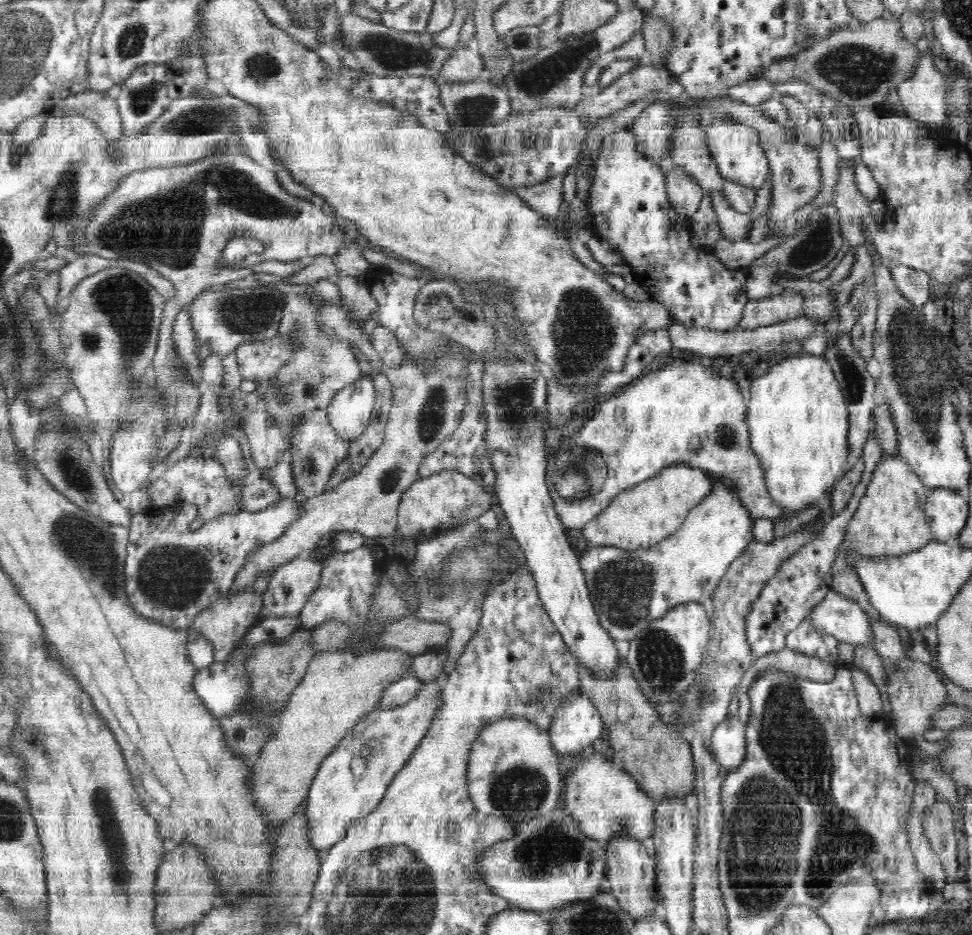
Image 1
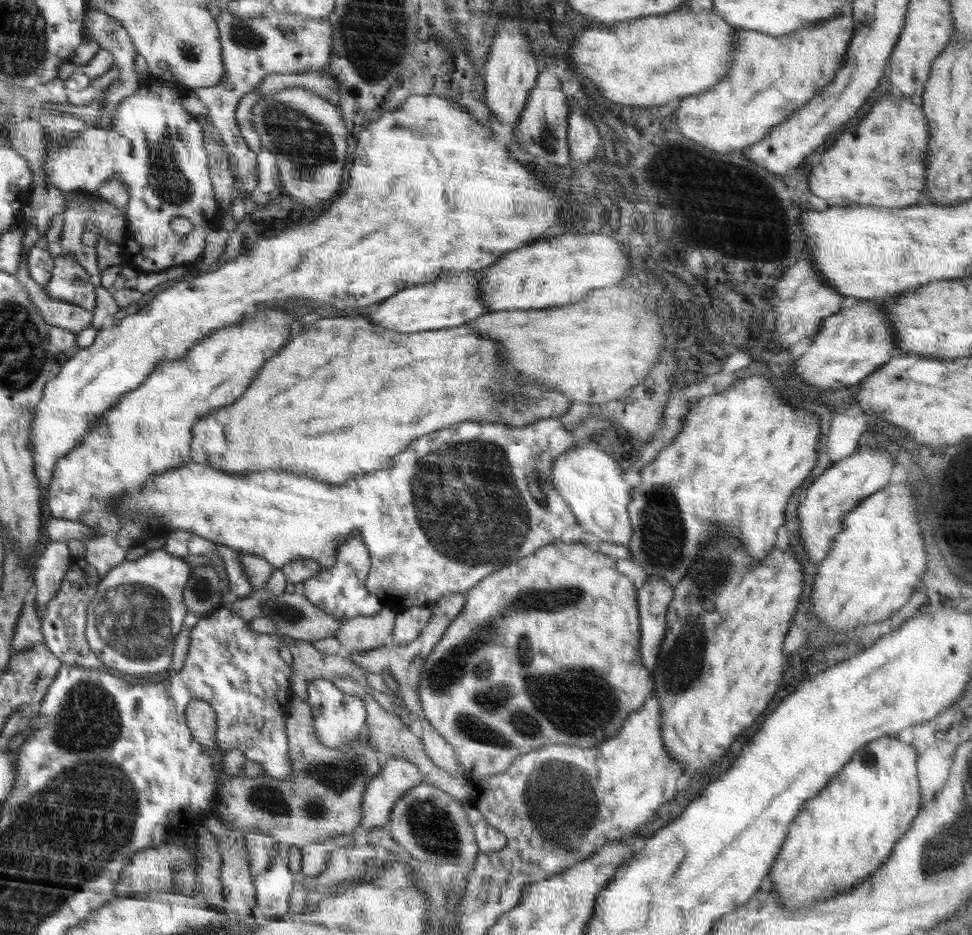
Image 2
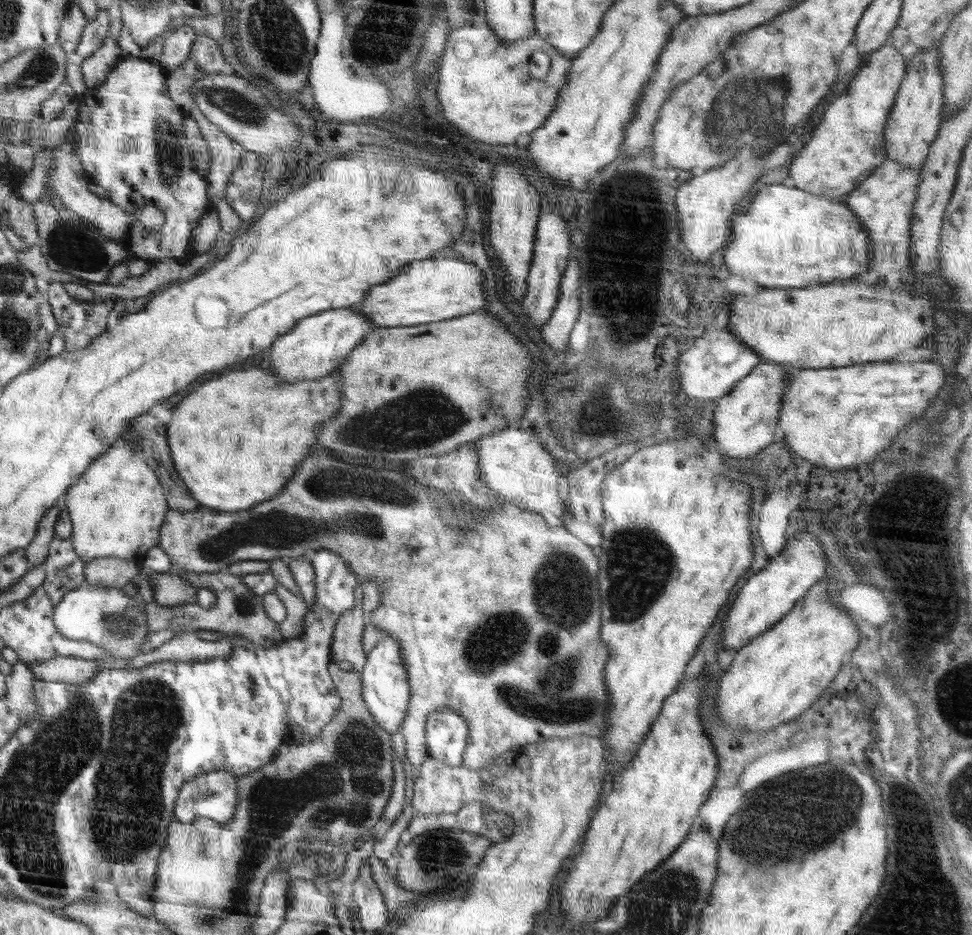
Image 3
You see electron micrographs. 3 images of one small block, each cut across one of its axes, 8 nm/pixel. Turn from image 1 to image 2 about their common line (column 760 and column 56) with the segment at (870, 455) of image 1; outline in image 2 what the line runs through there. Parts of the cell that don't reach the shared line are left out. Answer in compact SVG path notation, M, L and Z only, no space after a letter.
M79 552L72 557L70 568L59 584L58 592L46 603L44 616L41 618L40 632L47 647L55 654L62 664L70 666L86 667L87 669L98 669L105 673L127 678L124 674L106 666L90 650L85 637L85 626L87 621L88 605L96 594L101 576L98 572L87 564L83 555Z

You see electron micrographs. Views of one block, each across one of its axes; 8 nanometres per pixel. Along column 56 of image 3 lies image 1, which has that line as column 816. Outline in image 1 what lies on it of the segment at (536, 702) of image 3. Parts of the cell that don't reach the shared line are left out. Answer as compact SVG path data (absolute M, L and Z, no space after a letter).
M786 647L778 652L760 656L745 674L744 684L748 686L755 683L766 671L784 671L811 681L830 682L835 677L837 669L830 662Z

